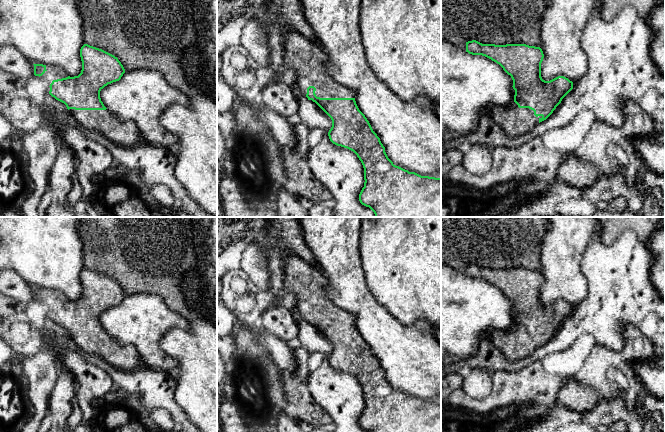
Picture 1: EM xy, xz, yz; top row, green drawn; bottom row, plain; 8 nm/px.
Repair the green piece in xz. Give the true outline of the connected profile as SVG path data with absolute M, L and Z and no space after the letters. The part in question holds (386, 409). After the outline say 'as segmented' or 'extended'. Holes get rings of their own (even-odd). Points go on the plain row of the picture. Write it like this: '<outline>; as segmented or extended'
M287 250L280 254L285 264L283 285L295 295L297 311L332 344L332 351L328 356L330 365L353 375L363 389L365 406L359 418L360 427L369 432L441 432L441 402L421 400L394 389L380 362L359 334L355 316L330 300L325 290L327 278L322 272Z; extended

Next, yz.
M472 264L466 266L466 276L491 283L511 300L514 326L508 330L493 330L489 336L509 361L520 360L546 344L573 313L573 306L564 300L550 305L542 303L544 278L540 271L482 268Z; extended

